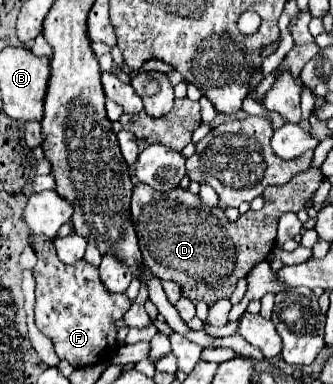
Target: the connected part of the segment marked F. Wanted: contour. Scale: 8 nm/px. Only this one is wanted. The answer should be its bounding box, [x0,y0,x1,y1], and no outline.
[29,234,131,368]

